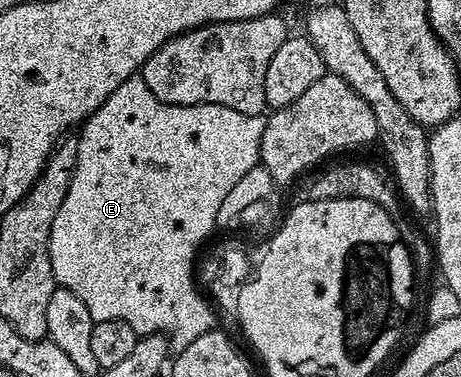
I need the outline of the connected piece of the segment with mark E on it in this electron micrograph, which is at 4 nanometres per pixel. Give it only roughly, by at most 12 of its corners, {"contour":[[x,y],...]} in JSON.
{"contour":[[139,74],[78,131],[50,269],[93,323],[208,331],[192,247],[264,115]]}

